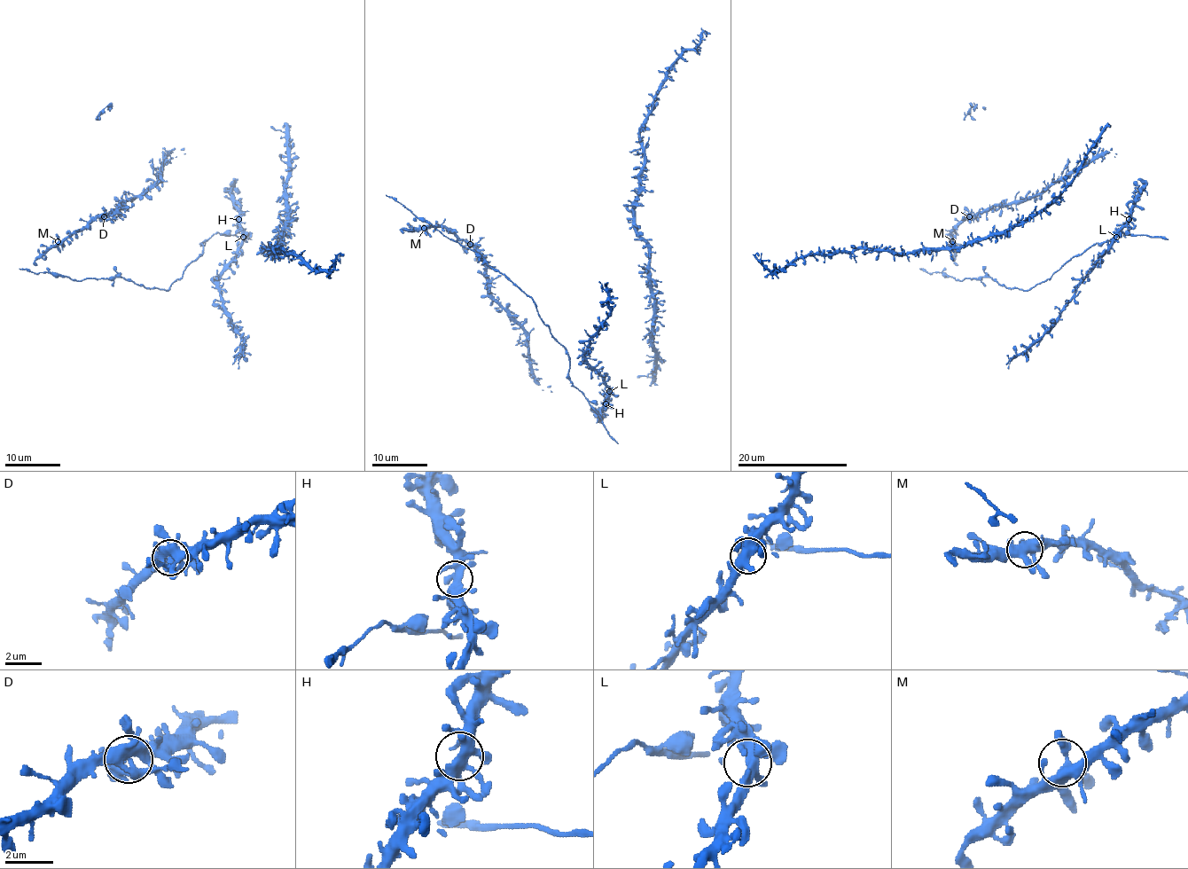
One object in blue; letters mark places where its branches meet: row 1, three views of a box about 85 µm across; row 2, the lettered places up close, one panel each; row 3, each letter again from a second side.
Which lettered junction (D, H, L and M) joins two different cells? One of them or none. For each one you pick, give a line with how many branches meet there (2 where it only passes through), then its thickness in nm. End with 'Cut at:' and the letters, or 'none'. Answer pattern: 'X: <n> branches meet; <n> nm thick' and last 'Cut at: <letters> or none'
D: 7 branches meet; 460 nm thick
Cut at: D

